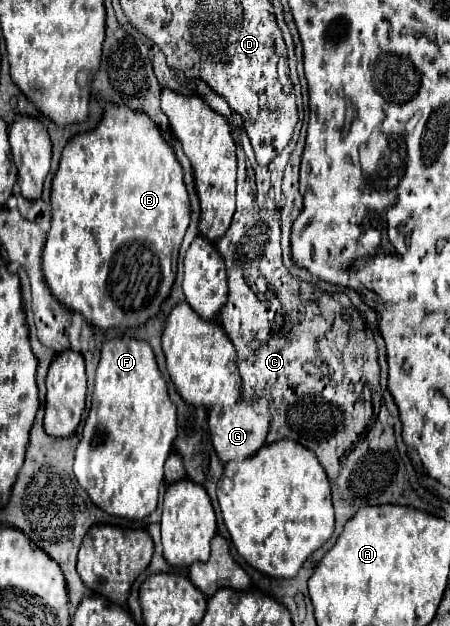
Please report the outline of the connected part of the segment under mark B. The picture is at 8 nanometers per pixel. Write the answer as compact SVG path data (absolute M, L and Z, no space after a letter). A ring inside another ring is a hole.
M110 106L110 110L104 112L104 118L100 120L96 130L80 134L66 144L58 172L52 182L50 204L52 204L52 228L48 232L46 244L44 244L42 272L44 272L46 284L50 286L50 292L58 298L58 302L62 302L72 312L80 312L90 324L94 324L102 330L142 326L148 318L156 316L162 302L168 298L174 278L176 278L178 250L180 250L184 232L190 222L190 198L188 198L188 192L186 192L186 186L182 180L182 166L174 158L174 152L170 150L170 146L160 136L160 130L154 124L154 120L146 118L146 114L138 114L136 110L130 110L128 106Z

